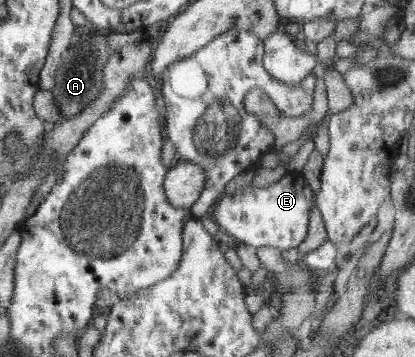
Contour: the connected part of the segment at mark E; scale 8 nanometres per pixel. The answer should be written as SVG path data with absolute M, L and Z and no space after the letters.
M287 172L281 179L266 187L250 185L240 193L225 195L213 207L213 216L236 242L255 248L270 246L291 250L301 246L309 234L312 208L316 193L303 173Z

